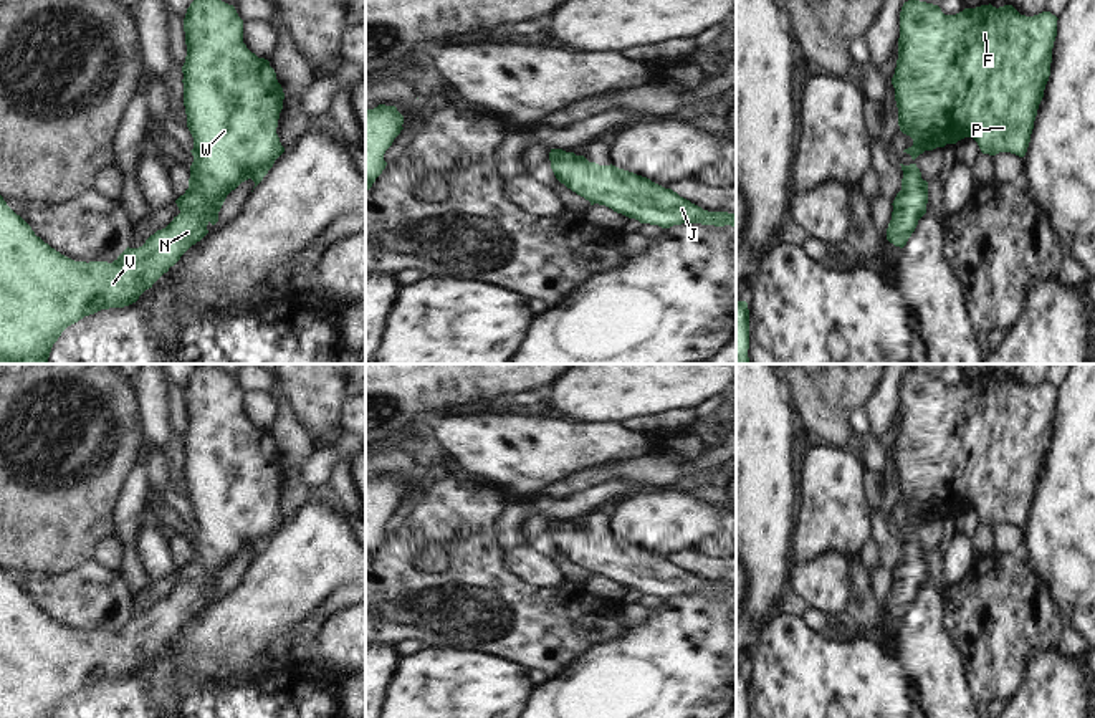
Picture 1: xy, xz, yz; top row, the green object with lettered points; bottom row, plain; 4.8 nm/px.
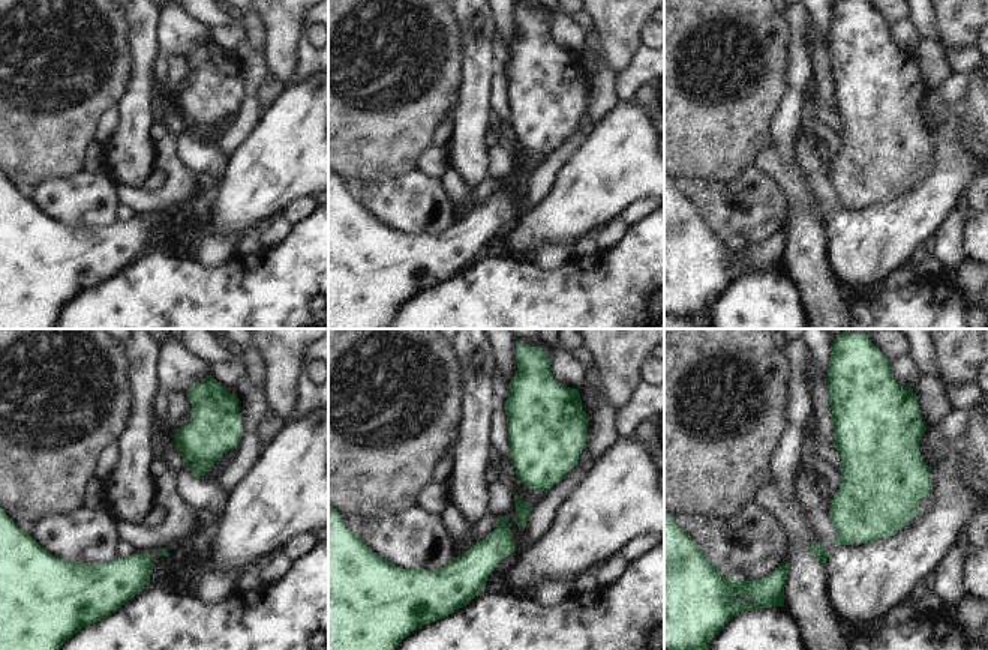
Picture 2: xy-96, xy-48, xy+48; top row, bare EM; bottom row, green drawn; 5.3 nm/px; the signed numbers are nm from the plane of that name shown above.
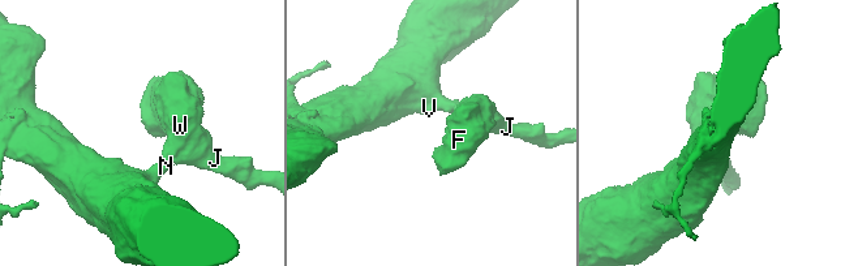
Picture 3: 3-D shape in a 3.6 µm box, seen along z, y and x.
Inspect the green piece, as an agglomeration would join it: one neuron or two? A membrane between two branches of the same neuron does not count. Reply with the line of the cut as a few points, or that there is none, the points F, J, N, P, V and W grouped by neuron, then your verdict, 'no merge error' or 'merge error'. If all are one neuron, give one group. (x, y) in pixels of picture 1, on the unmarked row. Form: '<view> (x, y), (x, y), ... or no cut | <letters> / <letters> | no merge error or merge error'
no cut | F J N P V W | no merge error

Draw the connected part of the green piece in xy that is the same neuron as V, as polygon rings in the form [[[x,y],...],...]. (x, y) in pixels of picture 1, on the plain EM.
[[[197,366],[187,379],[184,402],[187,415],[182,437],[184,476],[187,498],[194,508],[194,519],[190,521],[194,533],[189,559],[175,571],[180,584],[165,599],[151,606],[142,617],[127,617],[112,634],[86,634],[74,632],[45,614],[0,566],[0,718],[53,718],[61,703],[84,687],[136,673],[192,615],[208,604],[208,594],[218,592],[218,582],[227,566],[248,549],[256,558],[285,523],[276,505],[285,470],[283,458],[270,432],[258,428],[243,414],[243,390],[235,377],[212,366]]]

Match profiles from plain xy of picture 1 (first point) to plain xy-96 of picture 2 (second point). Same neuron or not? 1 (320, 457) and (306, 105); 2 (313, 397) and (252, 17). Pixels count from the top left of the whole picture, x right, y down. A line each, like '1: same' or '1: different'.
1: different
2: different

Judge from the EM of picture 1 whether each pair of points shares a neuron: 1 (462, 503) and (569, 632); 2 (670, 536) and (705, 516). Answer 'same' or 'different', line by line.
1: same
2: same

